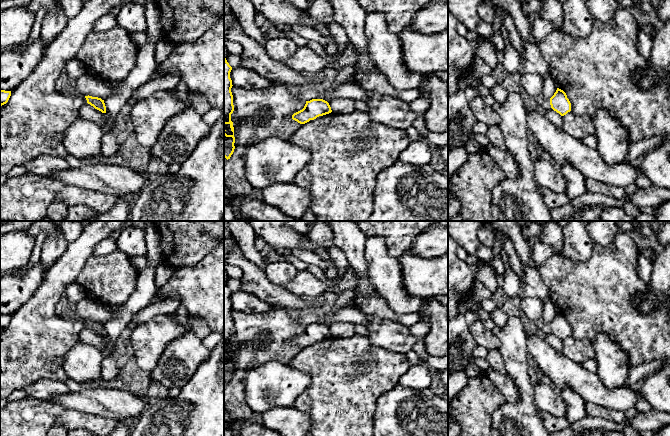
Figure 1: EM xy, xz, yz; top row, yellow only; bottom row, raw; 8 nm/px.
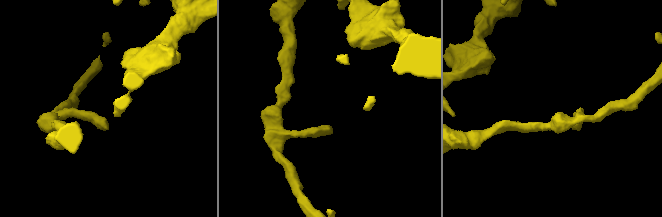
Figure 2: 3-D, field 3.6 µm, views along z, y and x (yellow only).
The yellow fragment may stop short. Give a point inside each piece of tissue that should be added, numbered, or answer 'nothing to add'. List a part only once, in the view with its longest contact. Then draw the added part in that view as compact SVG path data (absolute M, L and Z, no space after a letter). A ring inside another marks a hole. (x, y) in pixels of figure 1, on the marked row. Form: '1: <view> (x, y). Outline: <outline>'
nothing to add

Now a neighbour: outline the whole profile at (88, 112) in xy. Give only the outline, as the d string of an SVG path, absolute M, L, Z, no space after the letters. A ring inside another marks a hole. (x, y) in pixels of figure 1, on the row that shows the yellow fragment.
M88 103L82 104L79 110L79 116L96 123L102 130L105 125L108 125L108 119L103 118L102 112Z

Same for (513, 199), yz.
M510 92L497 110L508 154L519 168L516 178L505 177L492 190L493 221L554 221L534 179L534 161L528 150L525 95Z

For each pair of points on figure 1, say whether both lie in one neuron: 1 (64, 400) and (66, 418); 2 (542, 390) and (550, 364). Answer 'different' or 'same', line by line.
1: different
2: different

